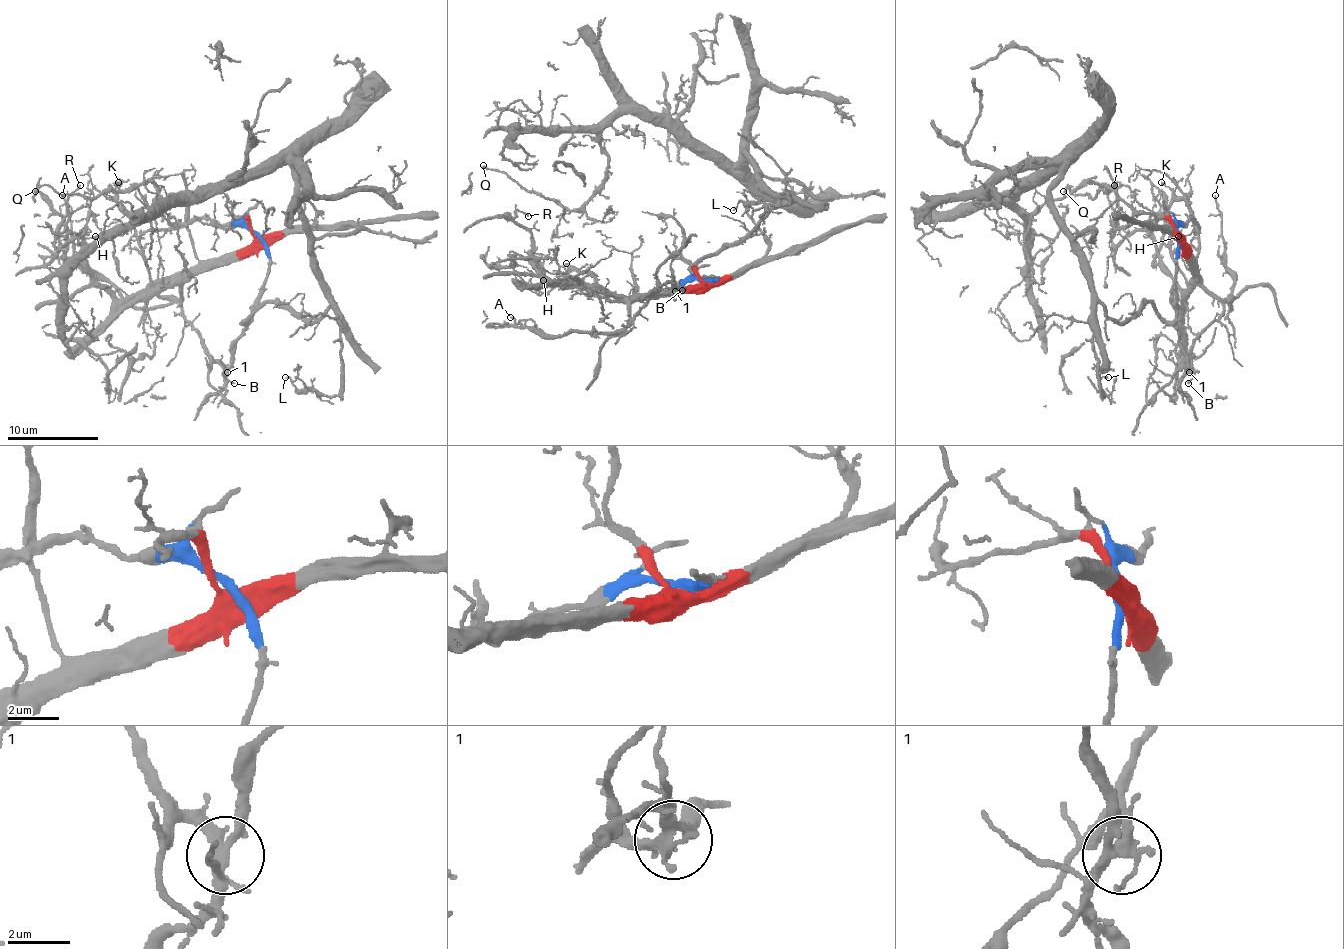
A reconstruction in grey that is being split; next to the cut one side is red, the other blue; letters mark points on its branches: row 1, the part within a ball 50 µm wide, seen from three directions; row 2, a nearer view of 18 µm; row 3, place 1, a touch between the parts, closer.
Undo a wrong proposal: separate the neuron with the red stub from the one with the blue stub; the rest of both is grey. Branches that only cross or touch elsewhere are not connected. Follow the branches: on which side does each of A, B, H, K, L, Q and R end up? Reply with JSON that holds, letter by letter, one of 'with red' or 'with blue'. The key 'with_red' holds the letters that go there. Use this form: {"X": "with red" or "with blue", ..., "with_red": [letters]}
{"A": "with red", "B": "with blue", "H": "with red", "K": "with red", "L": "with blue", "Q": "with blue", "R": "with red", "with_red": ["A", "H", "K", "R"]}

